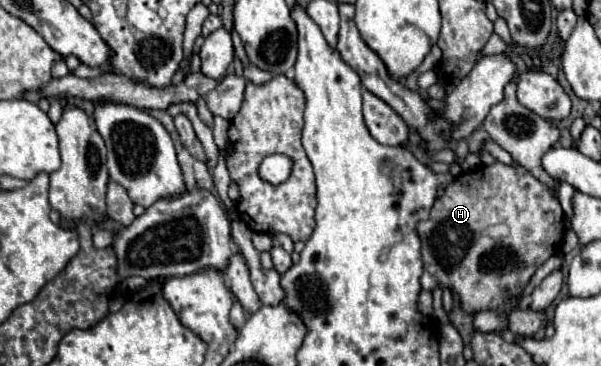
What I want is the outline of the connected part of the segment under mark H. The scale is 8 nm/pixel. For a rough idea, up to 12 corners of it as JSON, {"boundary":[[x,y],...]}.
{"boundary":[[503,162],[453,178],[417,224],[421,286],[463,310],[557,250],[553,190]]}

